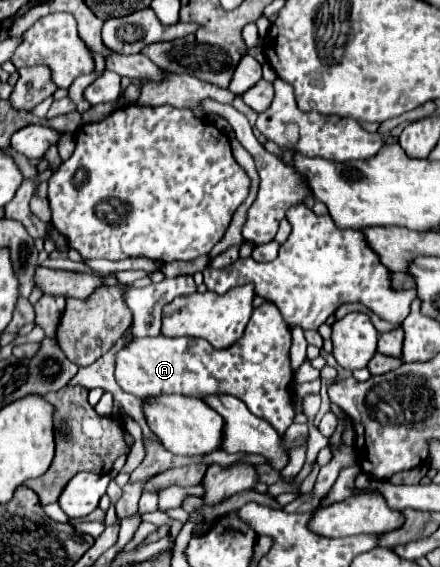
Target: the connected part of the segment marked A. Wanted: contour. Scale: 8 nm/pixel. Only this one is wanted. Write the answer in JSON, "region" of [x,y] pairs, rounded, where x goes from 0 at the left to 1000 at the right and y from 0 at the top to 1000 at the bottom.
{"region":[[[600,533],[591,543],[577,547],[555,593],[514,617],[491,617],[459,596],[377,596],[368,589],[355,596],[314,596],[268,617],[259,631],[259,663],[282,691],[295,691],[314,702],[359,695],[418,695],[441,702],[459,702],[468,695],[527,695],[545,702],[577,734],[609,741],[636,769],[645,769],[650,755],[673,734],[668,695],[659,688],[668,670],[668,656],[659,646],[659,578],[641,564],[632,543],[614,533]]]}

